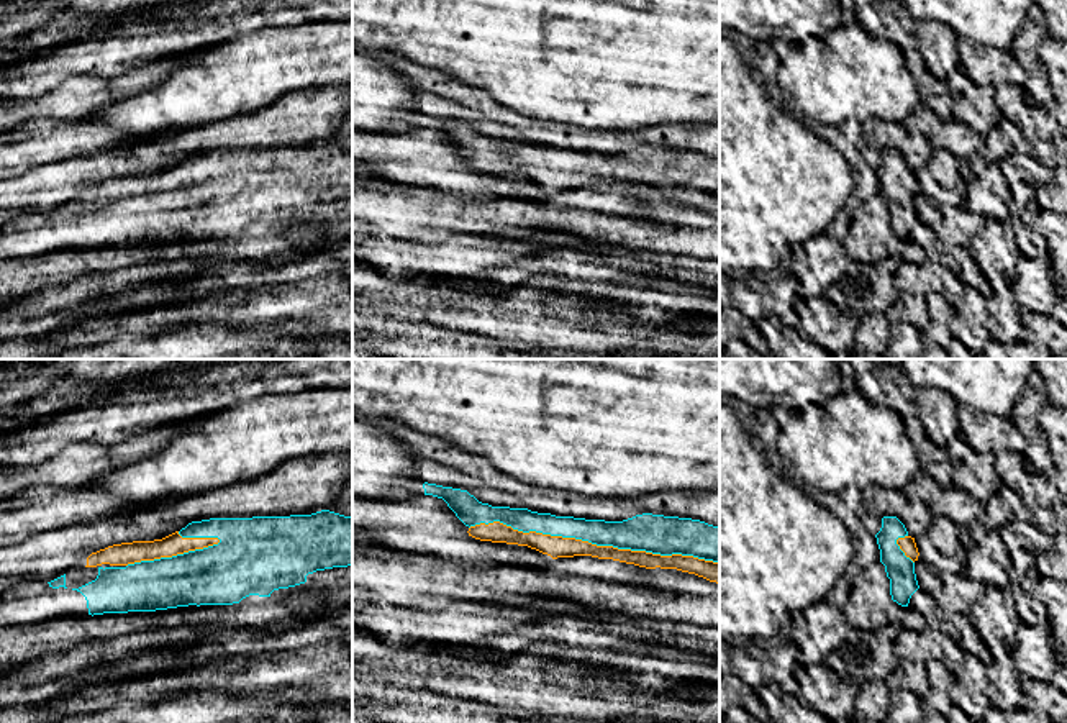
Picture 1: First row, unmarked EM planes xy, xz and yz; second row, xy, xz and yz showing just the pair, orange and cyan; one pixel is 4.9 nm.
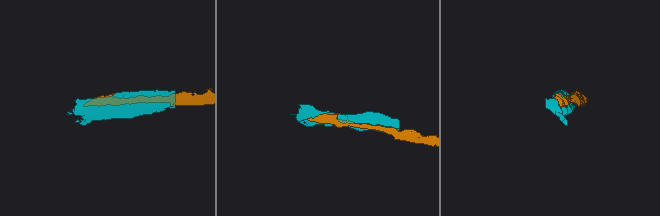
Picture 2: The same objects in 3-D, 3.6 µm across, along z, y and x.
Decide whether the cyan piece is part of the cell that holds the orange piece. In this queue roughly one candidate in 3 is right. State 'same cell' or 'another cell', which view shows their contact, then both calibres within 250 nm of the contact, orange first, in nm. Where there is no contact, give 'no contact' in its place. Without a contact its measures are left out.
same cell; contact in xz; calibres 110 and 180 nm

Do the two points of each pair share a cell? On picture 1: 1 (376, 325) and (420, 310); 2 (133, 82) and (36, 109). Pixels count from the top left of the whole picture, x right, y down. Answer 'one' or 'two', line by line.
1: two
2: one

